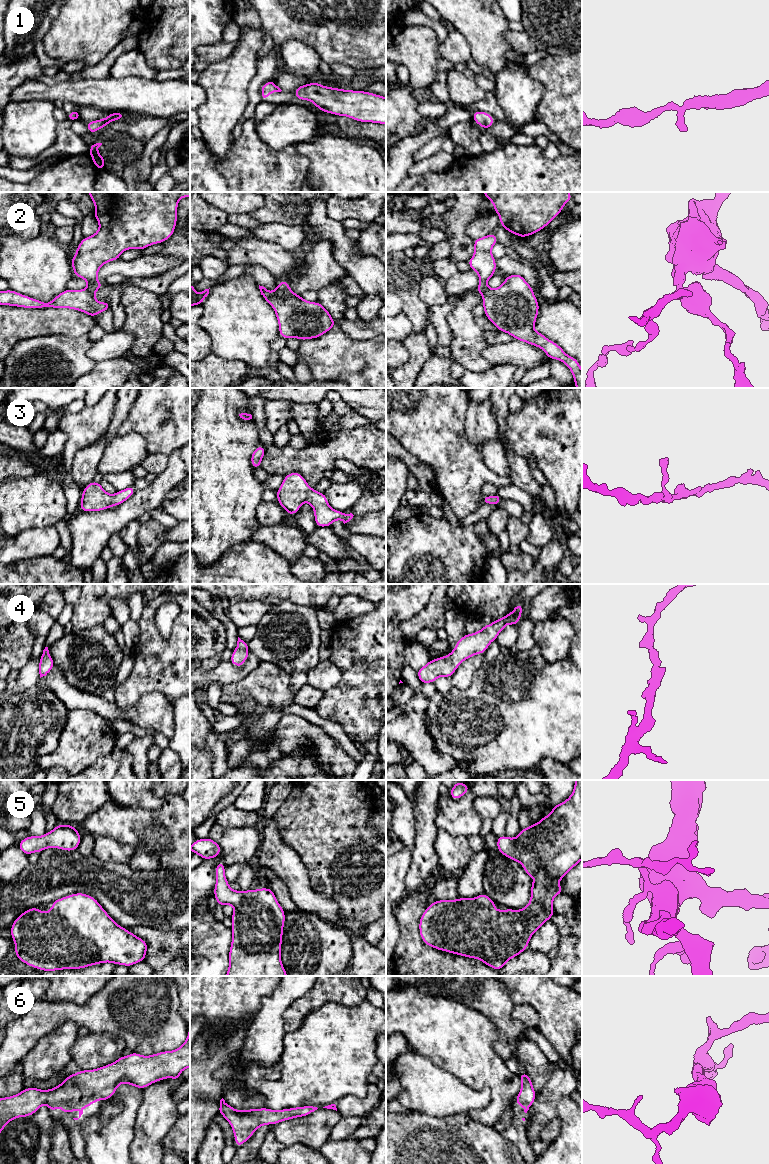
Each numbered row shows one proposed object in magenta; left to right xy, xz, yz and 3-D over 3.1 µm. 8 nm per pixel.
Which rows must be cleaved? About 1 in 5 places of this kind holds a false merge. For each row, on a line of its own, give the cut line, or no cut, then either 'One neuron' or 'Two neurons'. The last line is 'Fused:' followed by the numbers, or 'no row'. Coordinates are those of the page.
1: No split. One neuron
2: Split along xz (278, 285), (282, 289), (294, 294). Two neurons
3: No split. One neuron
4: No split. One neuron
5: No split. One neuron
6: No split. One neuron
Fused: 2

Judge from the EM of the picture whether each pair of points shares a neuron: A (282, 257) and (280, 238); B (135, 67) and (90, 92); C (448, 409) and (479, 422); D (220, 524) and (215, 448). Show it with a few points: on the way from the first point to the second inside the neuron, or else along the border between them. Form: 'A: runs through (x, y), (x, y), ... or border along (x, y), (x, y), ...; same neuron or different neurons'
A: border along (259, 239), (297, 253); different neurons
B: border along (110, 75), (116, 78), (140, 78); different neurons
C: border along (471, 401), (465, 416), (465, 437), (467, 439); different neurons
D: runs through (220, 505), (220, 467); same neuron

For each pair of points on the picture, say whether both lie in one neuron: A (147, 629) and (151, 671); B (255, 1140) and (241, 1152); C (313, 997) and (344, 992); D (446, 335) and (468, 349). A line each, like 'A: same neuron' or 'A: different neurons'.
A: same neuron
B: same neuron
C: same neuron
D: different neurons

